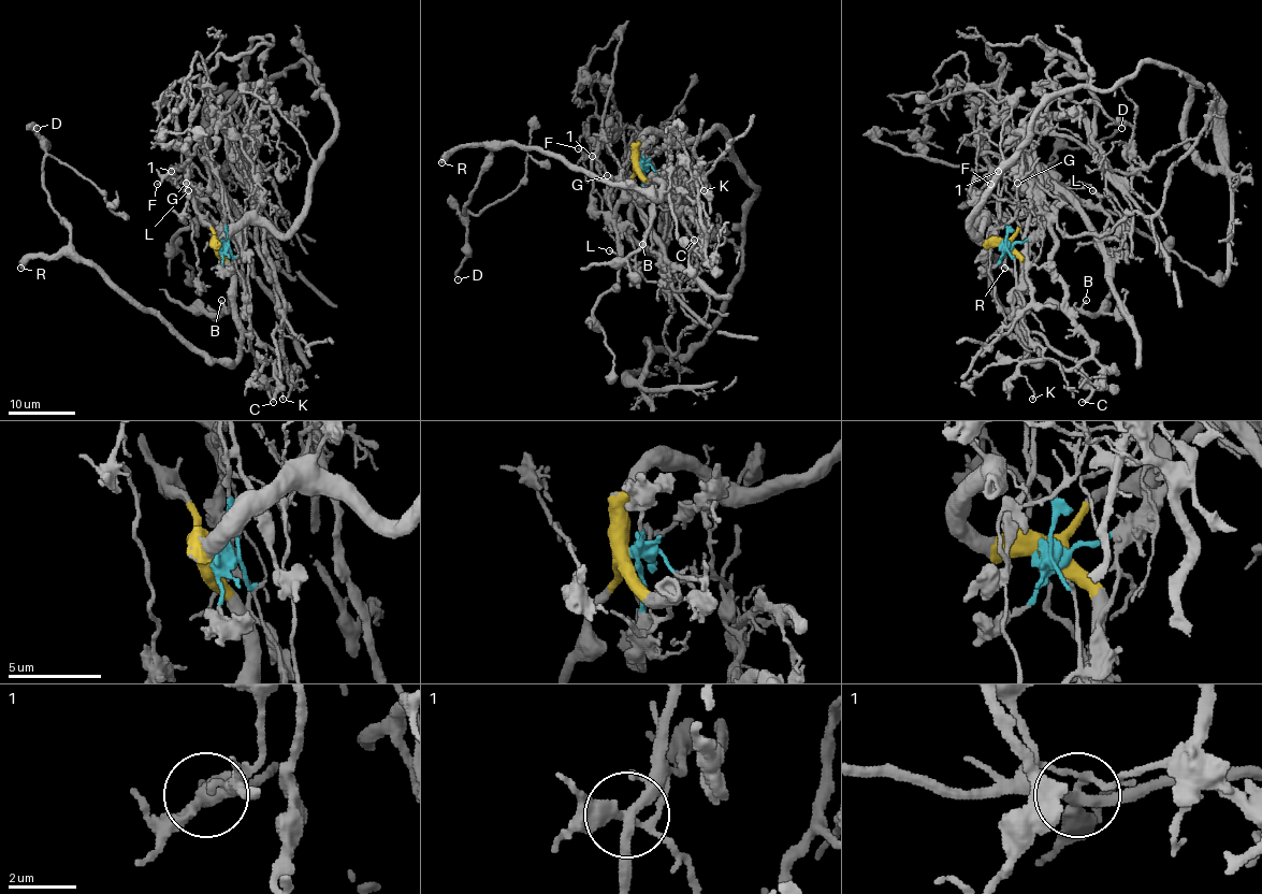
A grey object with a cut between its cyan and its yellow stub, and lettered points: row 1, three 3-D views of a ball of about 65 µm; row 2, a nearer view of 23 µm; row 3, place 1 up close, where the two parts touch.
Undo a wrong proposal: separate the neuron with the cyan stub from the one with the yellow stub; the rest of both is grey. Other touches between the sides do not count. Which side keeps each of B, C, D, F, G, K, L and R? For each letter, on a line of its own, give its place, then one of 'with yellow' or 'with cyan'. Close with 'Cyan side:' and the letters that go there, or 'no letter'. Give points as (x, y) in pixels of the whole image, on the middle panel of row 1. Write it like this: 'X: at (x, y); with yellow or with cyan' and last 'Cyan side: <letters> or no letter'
B: at (642, 244); with yellow
C: at (694, 240); with yellow
D: at (458, 279); with yellow
F: at (578, 148); with cyan
G: at (607, 175); with cyan
K: at (704, 190); with cyan
L: at (609, 250); with cyan
R: at (441, 162); with yellow
Cyan side: F, G, K, L

